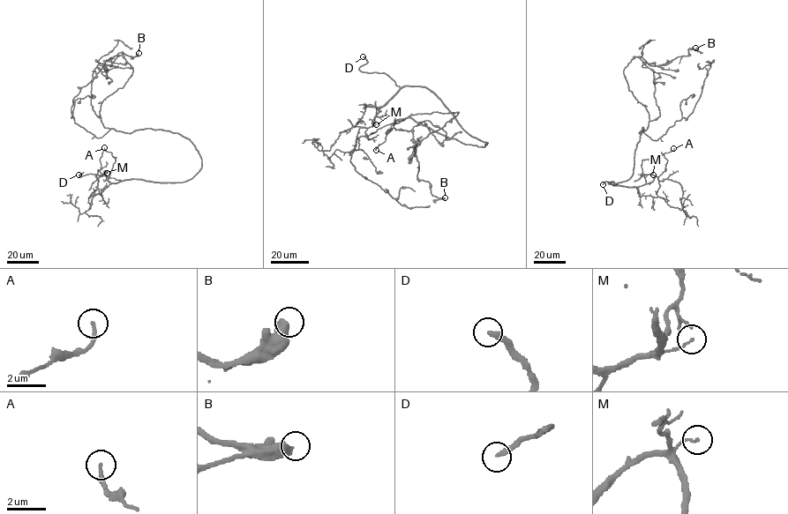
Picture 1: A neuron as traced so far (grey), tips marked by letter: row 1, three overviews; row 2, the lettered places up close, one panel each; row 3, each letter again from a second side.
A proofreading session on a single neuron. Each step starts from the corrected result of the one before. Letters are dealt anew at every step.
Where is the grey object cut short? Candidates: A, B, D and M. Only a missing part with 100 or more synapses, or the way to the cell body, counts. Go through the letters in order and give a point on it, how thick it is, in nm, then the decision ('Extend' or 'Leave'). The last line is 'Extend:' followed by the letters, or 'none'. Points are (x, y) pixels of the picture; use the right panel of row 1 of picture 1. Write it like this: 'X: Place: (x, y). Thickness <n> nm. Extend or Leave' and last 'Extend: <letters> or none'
A: Place: (673, 148). Thickness 170 nm. Leave
B: Place: (695, 48). Thickness 500 nm. Leave
D: Place: (603, 184). Thickness 240 nm. Extend
M: Place: (653, 175). Thickness 80 nm. Leave
Extend: D

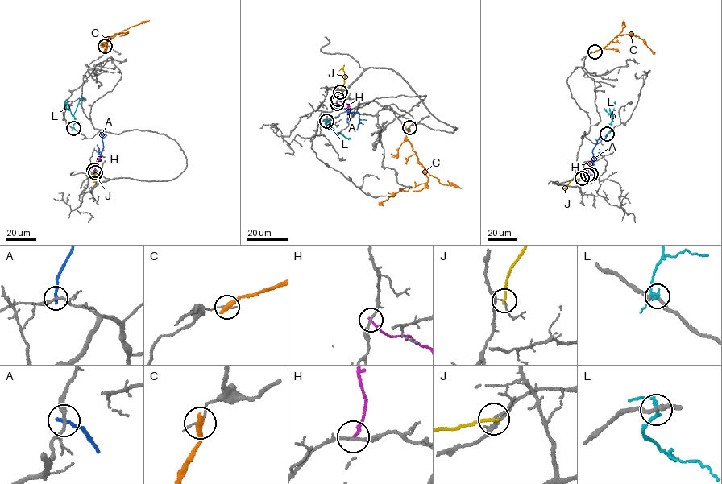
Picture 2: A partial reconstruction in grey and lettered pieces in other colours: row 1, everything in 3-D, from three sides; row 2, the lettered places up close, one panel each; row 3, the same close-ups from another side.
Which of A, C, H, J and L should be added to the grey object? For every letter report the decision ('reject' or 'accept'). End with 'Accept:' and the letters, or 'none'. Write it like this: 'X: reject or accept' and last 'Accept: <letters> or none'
A: reject
C: reject
H: reject
J: reject
L: reject
Accept: none

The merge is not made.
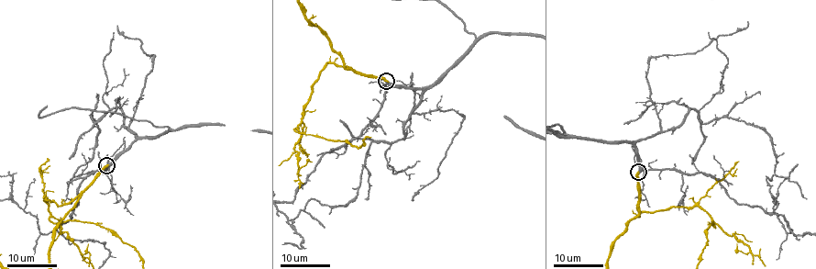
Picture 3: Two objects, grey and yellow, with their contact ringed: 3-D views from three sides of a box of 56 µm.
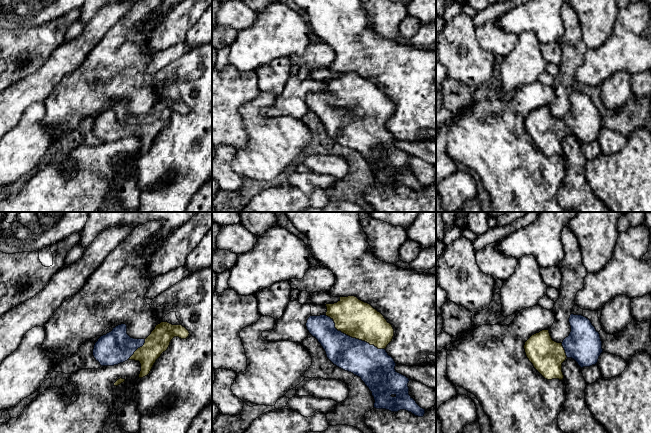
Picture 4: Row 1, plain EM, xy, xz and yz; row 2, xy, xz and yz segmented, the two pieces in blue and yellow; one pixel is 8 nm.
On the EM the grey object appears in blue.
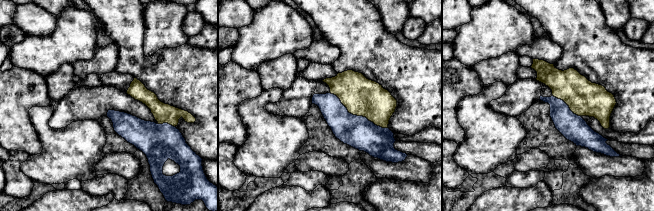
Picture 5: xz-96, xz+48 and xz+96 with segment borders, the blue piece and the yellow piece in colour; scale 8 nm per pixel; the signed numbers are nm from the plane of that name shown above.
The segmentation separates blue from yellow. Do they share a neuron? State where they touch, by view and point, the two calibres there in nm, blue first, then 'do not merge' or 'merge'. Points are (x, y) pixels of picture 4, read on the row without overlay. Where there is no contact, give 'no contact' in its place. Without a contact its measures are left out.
meets blue in xz at (353, 114); 280 nm thick on the blue side, 300 nm on the other; merge

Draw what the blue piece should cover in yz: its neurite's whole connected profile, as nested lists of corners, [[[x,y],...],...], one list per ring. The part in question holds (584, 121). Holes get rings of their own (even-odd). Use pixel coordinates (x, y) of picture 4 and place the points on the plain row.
[[[571,90],[569,99],[571,108],[562,119],[553,117],[549,106],[534,110],[525,118],[527,134],[547,156],[563,156],[562,139],[567,134],[574,135],[581,144],[590,143],[597,140],[603,128],[600,110],[588,94]]]

